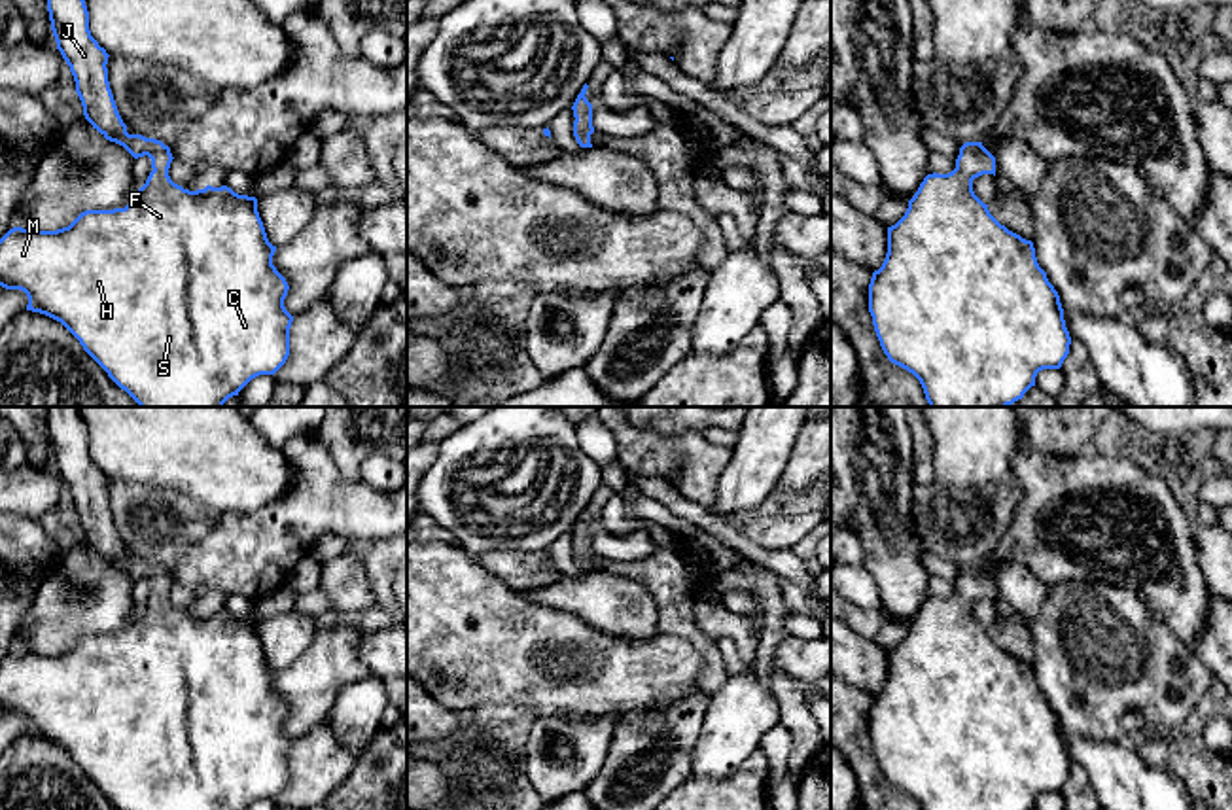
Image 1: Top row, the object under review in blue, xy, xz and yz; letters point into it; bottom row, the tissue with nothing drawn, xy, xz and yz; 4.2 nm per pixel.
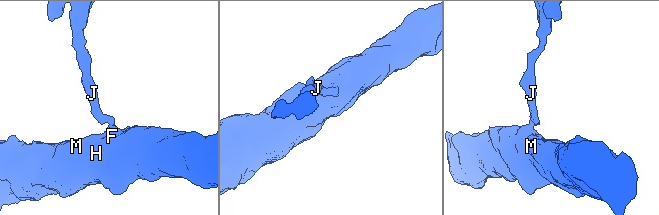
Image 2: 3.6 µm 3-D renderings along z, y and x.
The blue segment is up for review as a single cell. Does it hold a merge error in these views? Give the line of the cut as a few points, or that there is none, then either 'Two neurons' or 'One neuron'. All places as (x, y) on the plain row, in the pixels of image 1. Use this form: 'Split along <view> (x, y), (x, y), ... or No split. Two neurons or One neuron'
No split. One neuron

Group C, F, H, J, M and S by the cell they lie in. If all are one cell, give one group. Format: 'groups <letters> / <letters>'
groups C F H J M S

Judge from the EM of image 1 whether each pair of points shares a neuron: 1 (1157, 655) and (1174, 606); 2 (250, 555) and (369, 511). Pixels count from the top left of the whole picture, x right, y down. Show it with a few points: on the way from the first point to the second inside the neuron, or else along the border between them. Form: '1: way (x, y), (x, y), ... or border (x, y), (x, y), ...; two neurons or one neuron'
1: border (1136, 595), (1193, 650); two neurons
2: way (281, 527), (307, 511), (339, 511); one neuron

